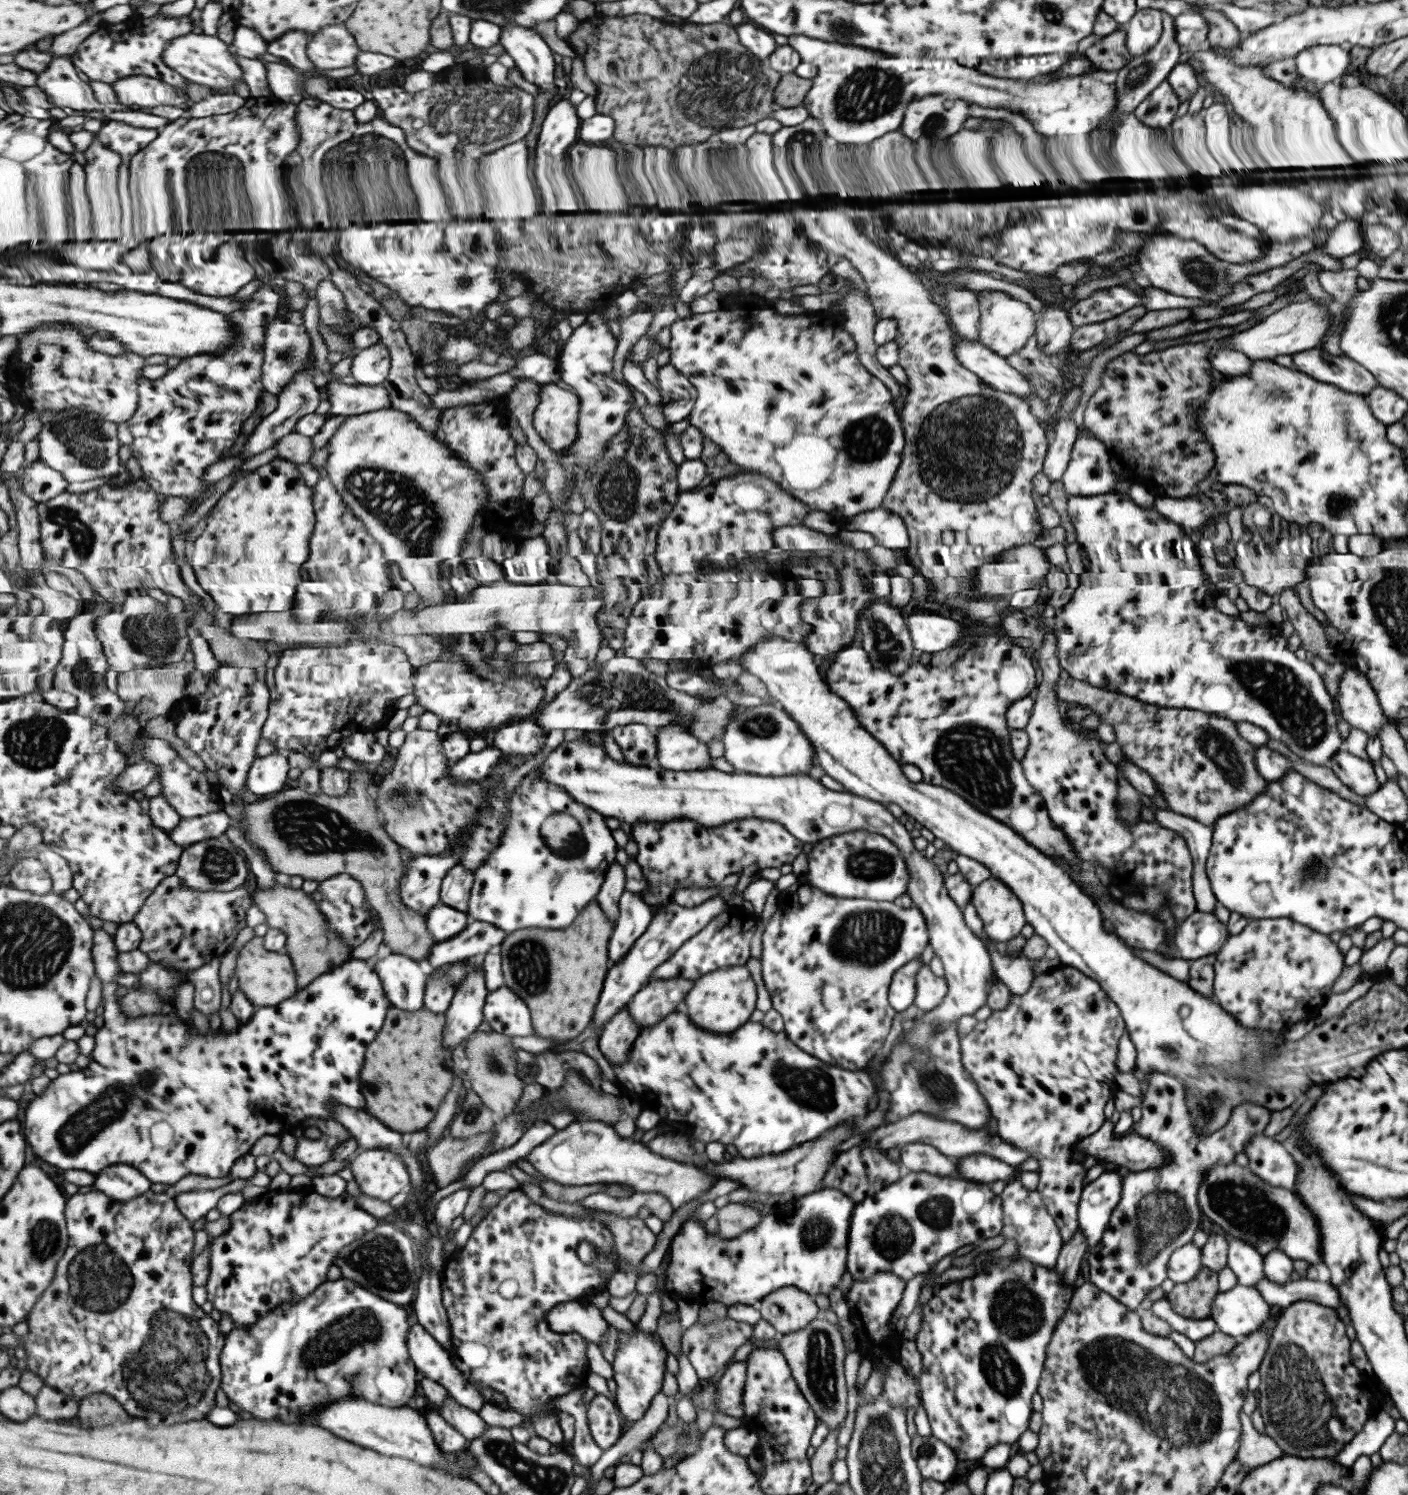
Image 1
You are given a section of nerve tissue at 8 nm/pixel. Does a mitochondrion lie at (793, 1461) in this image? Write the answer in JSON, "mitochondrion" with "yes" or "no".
{"mitochondrion":"no"}

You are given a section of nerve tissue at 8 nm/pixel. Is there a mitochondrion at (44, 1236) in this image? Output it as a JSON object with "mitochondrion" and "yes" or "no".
{"mitochondrion":"yes"}

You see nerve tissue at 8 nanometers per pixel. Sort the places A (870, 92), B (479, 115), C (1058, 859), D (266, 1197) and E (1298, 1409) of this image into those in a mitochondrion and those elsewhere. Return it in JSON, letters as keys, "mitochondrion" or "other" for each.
{"A":"mitochondrion","B":"mitochondrion","C":"other","D":"other","E":"mitochondrion"}

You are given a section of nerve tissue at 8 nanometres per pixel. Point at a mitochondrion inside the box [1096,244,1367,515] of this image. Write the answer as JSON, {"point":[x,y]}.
{"point":[1203,274]}

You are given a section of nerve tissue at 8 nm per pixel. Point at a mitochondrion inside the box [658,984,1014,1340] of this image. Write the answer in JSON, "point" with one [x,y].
{"point":[937,1091]}

